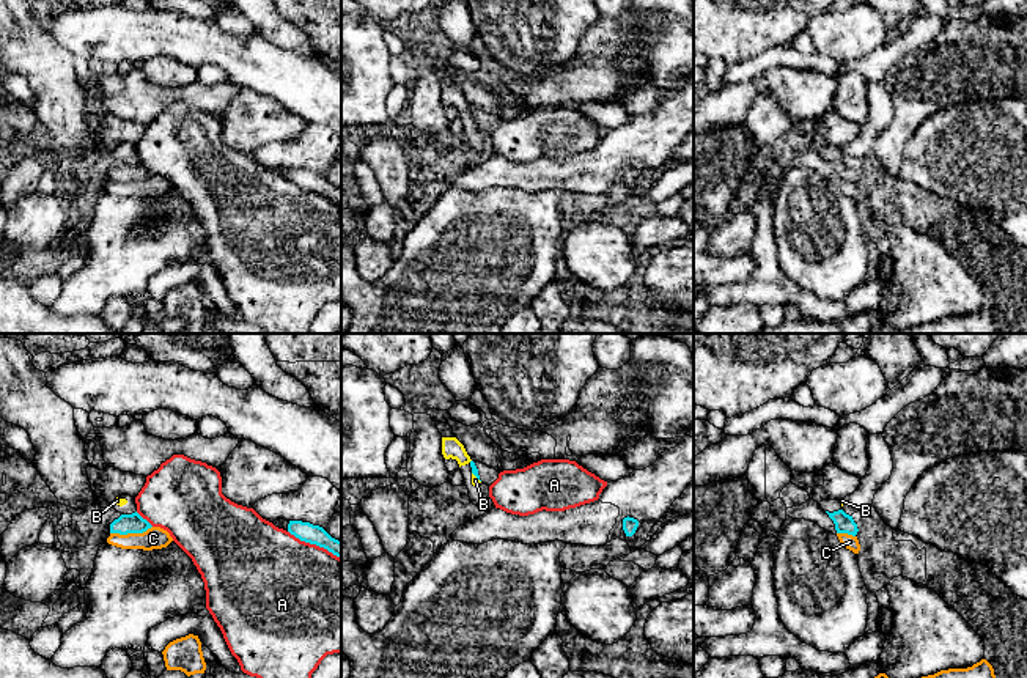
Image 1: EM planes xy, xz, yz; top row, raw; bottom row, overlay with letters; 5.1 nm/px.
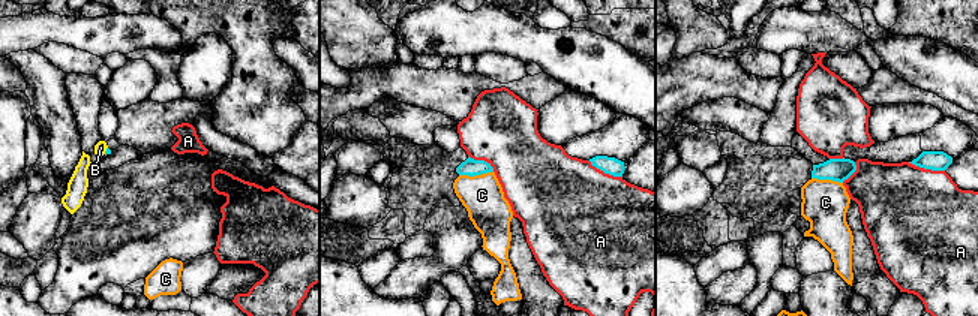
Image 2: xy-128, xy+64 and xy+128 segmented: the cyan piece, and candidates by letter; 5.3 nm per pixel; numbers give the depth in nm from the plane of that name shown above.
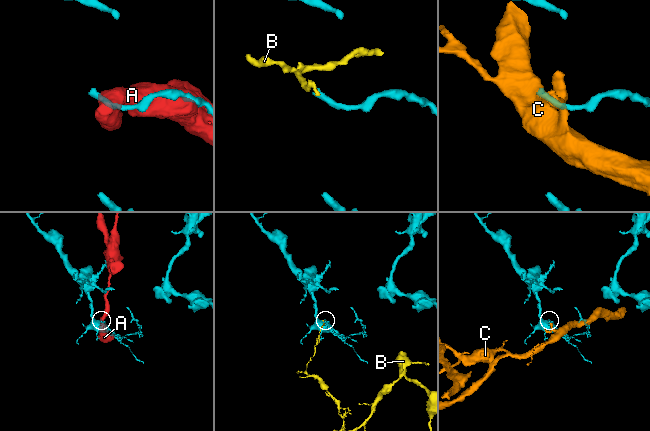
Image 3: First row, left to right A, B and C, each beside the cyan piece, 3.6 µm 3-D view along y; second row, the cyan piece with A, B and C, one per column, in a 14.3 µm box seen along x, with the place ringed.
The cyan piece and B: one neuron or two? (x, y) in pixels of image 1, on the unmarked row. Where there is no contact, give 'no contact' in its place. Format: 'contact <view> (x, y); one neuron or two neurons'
contact xz (475, 123); two neurons

